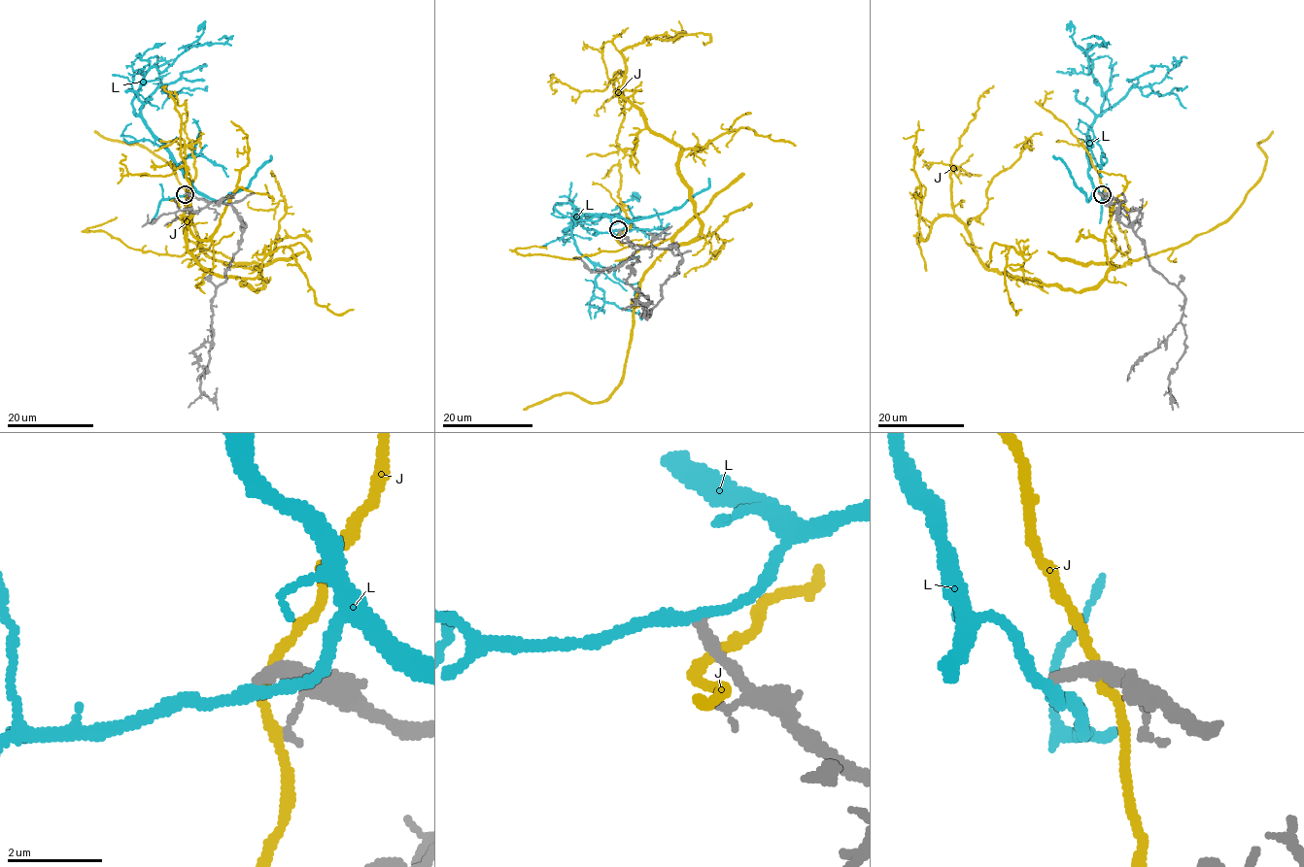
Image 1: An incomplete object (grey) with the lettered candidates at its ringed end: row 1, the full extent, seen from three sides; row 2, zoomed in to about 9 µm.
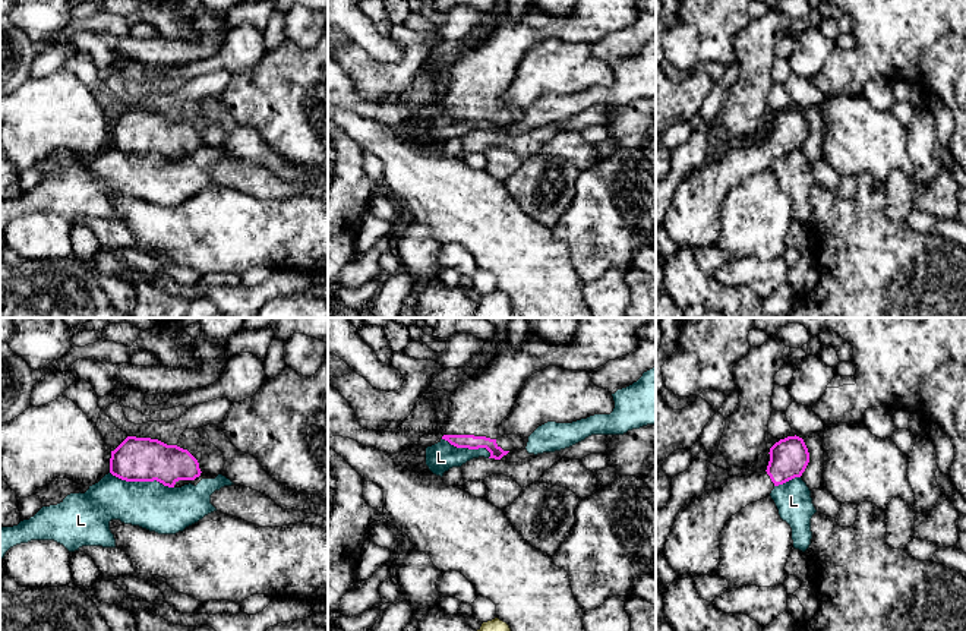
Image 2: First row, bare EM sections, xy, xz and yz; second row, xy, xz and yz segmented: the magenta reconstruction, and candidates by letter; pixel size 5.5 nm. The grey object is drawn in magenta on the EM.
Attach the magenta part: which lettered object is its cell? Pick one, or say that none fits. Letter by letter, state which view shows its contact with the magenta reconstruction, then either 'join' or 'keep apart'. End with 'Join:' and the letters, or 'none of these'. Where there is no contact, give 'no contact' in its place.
J: no contact | keep apart
L: xy | keep apart
Join: none of these

